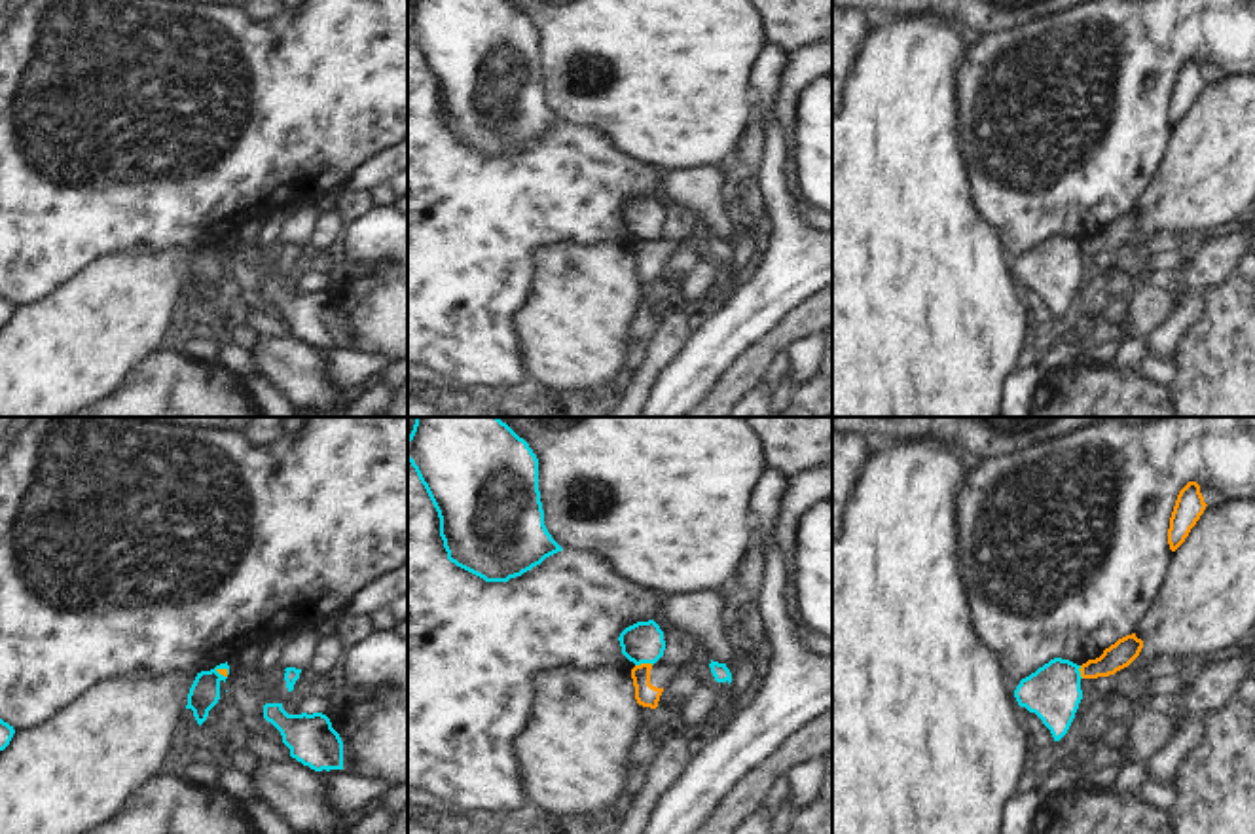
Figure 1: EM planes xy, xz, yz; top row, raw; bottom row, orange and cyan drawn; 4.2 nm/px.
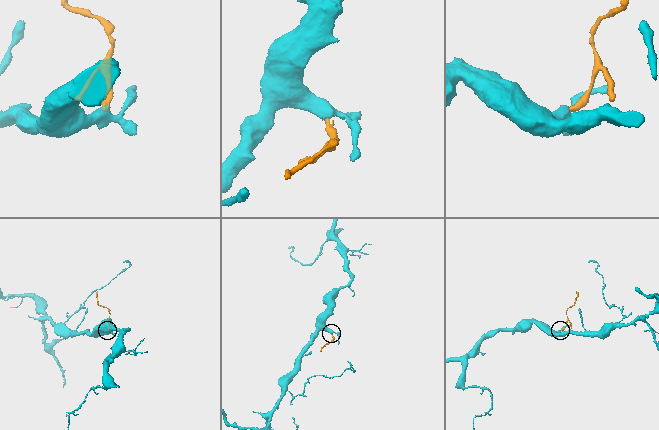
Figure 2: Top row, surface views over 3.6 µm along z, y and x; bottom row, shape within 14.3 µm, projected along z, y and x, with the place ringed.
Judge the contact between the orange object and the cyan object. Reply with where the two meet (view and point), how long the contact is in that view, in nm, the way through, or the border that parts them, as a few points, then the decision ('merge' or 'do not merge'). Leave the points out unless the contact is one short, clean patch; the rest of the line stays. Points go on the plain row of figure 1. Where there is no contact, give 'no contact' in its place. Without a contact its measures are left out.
meets orange in xz at (643, 239); contact 80 nm long; border along xz (653, 239), (636, 241); do not merge

